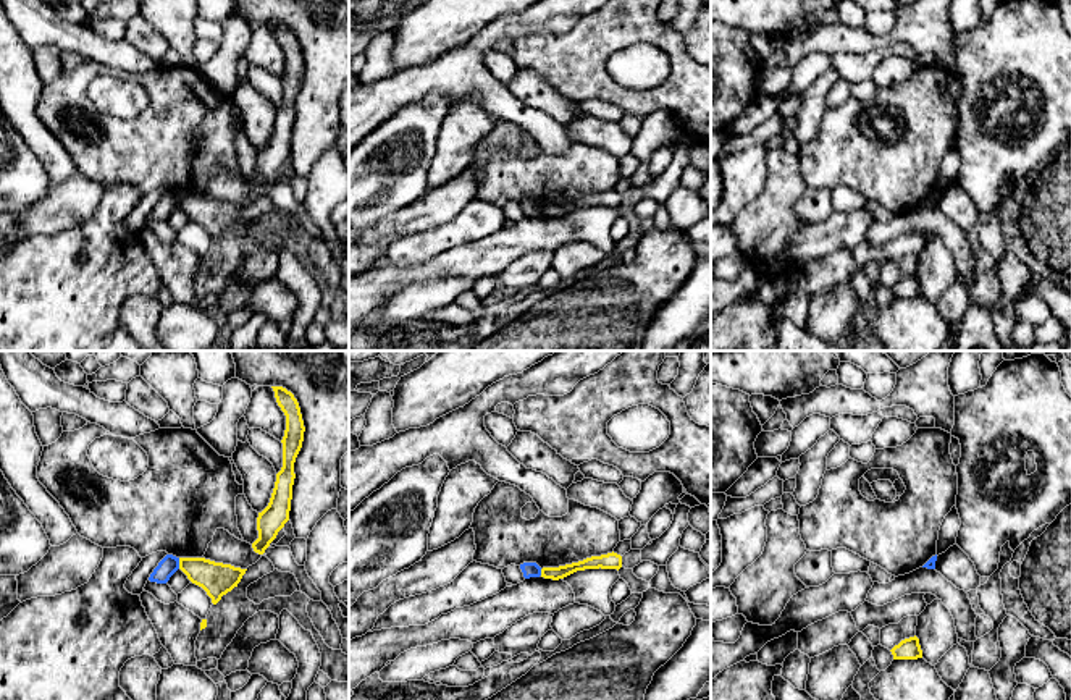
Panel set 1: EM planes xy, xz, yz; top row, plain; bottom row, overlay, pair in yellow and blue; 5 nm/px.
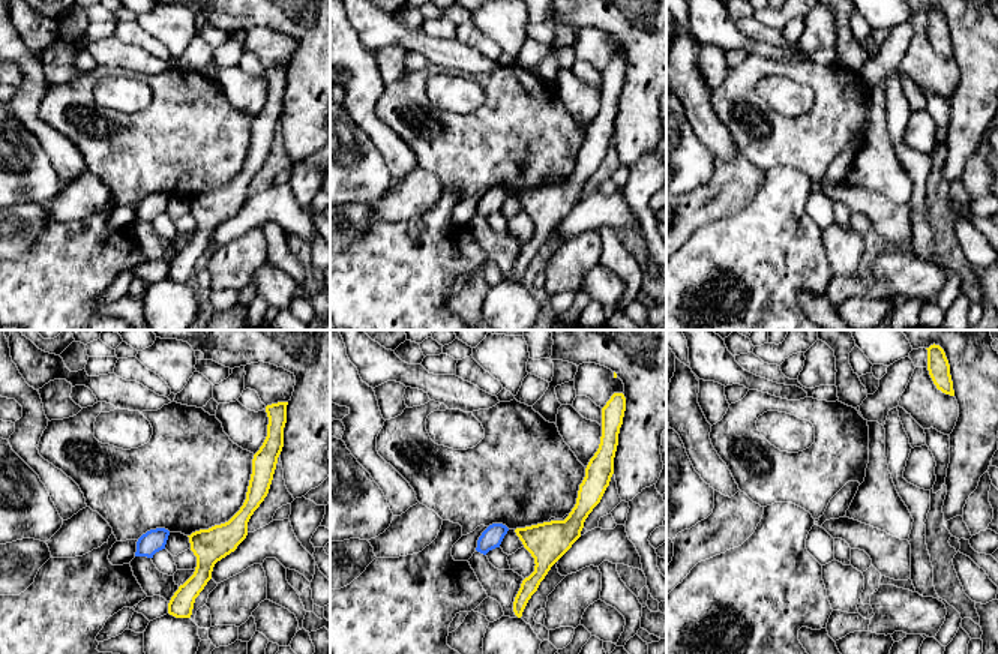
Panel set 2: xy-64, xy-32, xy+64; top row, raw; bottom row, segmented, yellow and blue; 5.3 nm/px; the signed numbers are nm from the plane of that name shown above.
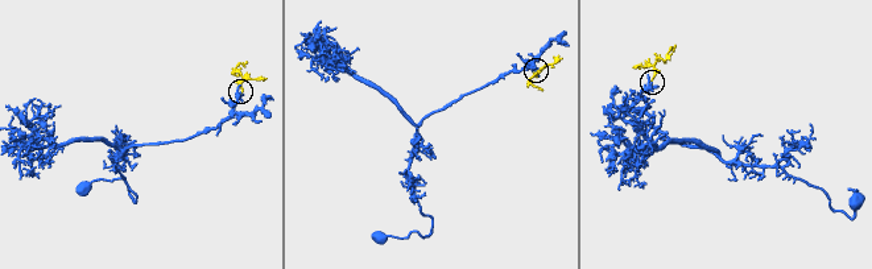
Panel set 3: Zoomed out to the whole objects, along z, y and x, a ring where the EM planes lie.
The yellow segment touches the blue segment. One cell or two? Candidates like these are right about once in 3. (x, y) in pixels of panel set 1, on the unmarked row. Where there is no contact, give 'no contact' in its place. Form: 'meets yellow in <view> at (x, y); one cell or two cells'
meets yellow in xy at (180, 201); two cells

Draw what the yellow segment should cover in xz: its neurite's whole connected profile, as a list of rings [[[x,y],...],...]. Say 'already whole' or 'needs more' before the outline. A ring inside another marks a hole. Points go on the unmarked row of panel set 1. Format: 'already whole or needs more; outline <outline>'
already whole; outline [[[607,191],[601,194],[591,194],[578,200],[559,204],[559,205],[543,205],[541,207],[541,215],[544,217],[552,217],[559,218],[564,217],[577,209],[585,209],[585,207],[620,207],[622,205],[622,194],[617,191]]]

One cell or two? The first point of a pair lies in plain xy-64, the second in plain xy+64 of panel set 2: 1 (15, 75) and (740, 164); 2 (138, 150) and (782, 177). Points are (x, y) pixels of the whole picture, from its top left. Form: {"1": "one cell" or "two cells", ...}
{"1": "two cells", "2": "two cells"}

